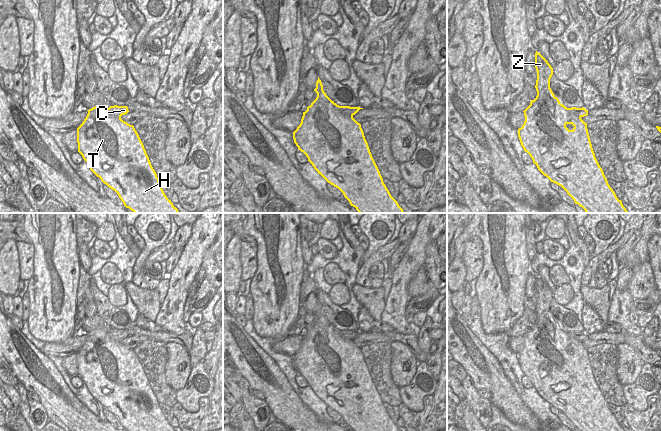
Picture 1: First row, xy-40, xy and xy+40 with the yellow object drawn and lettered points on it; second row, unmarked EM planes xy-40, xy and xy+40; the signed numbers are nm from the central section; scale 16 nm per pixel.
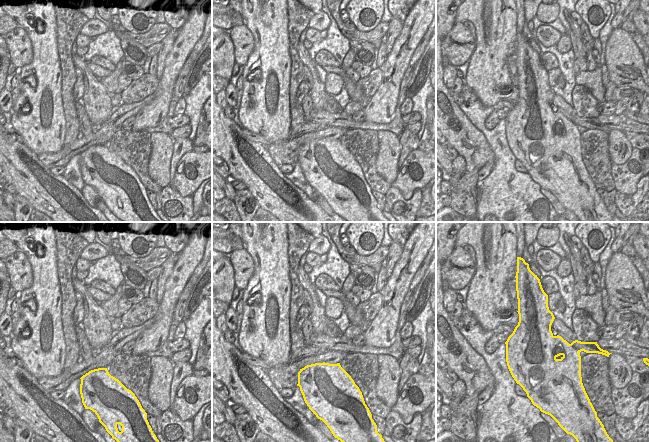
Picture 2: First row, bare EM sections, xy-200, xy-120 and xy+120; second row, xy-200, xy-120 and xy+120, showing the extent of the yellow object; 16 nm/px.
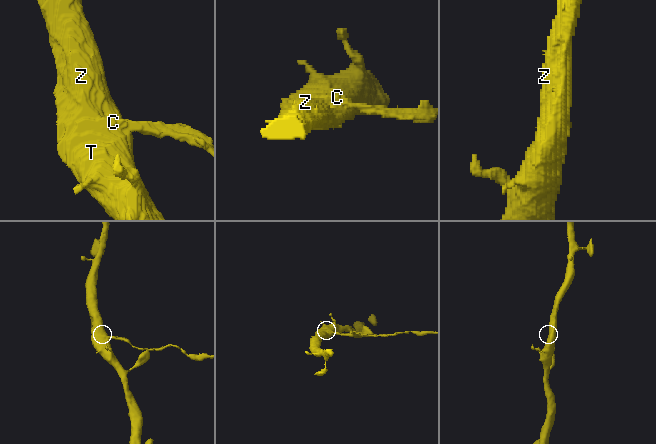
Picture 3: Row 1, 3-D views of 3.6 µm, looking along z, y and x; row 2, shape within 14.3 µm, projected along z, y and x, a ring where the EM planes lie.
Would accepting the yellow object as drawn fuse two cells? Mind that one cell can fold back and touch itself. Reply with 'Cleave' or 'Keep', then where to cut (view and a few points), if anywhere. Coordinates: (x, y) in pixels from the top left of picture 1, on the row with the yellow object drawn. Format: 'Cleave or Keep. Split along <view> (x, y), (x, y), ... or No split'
Cleave. Split along xy (338, 107), (342, 113), (352, 116)

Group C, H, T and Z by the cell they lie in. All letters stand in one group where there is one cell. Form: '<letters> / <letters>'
C / H T Z

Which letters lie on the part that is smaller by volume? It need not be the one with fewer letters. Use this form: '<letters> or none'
C

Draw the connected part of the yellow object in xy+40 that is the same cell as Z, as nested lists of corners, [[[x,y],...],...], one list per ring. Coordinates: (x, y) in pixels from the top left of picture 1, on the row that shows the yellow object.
[[[536,51],[537,96],[523,111],[524,124],[518,129],[518,137],[538,170],[551,182],[561,186],[586,213],[628,213],[608,184],[590,141],[587,123],[560,103],[550,88],[553,68]]]

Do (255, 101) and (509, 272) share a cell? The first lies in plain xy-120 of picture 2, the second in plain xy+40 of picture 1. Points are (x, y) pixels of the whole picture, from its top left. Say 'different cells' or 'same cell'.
same cell

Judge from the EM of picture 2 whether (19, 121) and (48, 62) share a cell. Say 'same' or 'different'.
same

